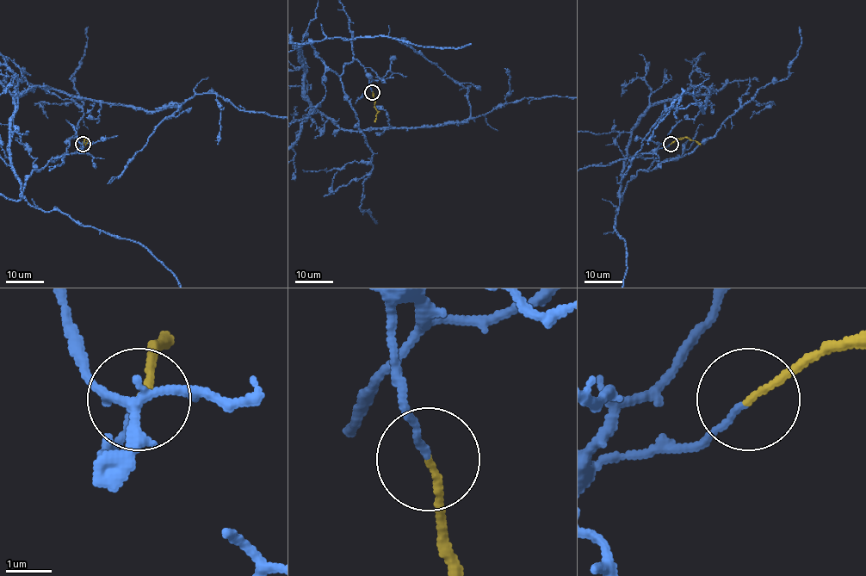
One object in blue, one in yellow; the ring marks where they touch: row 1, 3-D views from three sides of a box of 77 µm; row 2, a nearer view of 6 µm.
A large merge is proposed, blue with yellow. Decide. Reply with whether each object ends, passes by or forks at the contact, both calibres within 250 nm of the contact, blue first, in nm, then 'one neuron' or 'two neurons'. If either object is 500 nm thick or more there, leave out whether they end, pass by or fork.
blue ends there; yellow ends there; 140 nm thick on the blue side, 140 nm on the other; one neuron

